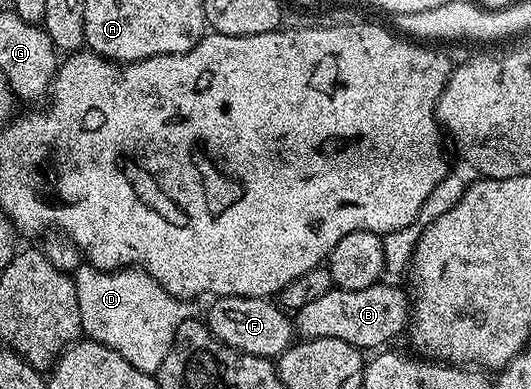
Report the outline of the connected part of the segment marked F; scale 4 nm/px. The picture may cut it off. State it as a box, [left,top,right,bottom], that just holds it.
[206,297,293,359]

